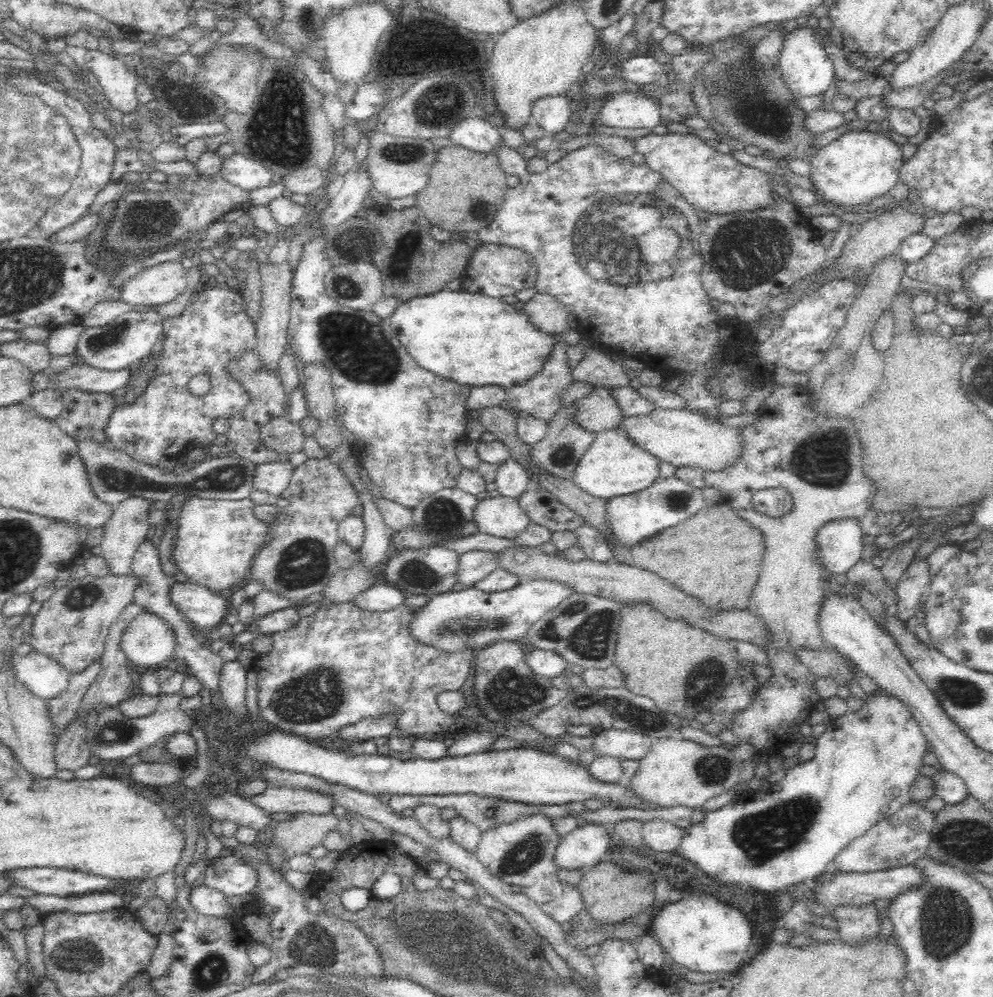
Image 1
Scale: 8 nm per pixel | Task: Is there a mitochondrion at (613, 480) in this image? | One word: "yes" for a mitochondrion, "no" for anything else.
no

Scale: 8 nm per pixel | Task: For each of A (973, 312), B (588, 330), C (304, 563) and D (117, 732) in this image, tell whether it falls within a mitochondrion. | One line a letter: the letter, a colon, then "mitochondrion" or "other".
A: other
B: other
C: mitochondrion
D: mitochondrion

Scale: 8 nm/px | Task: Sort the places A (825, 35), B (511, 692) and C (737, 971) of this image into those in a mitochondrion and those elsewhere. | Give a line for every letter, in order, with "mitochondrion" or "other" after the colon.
A: other
B: mitochondrion
C: other

